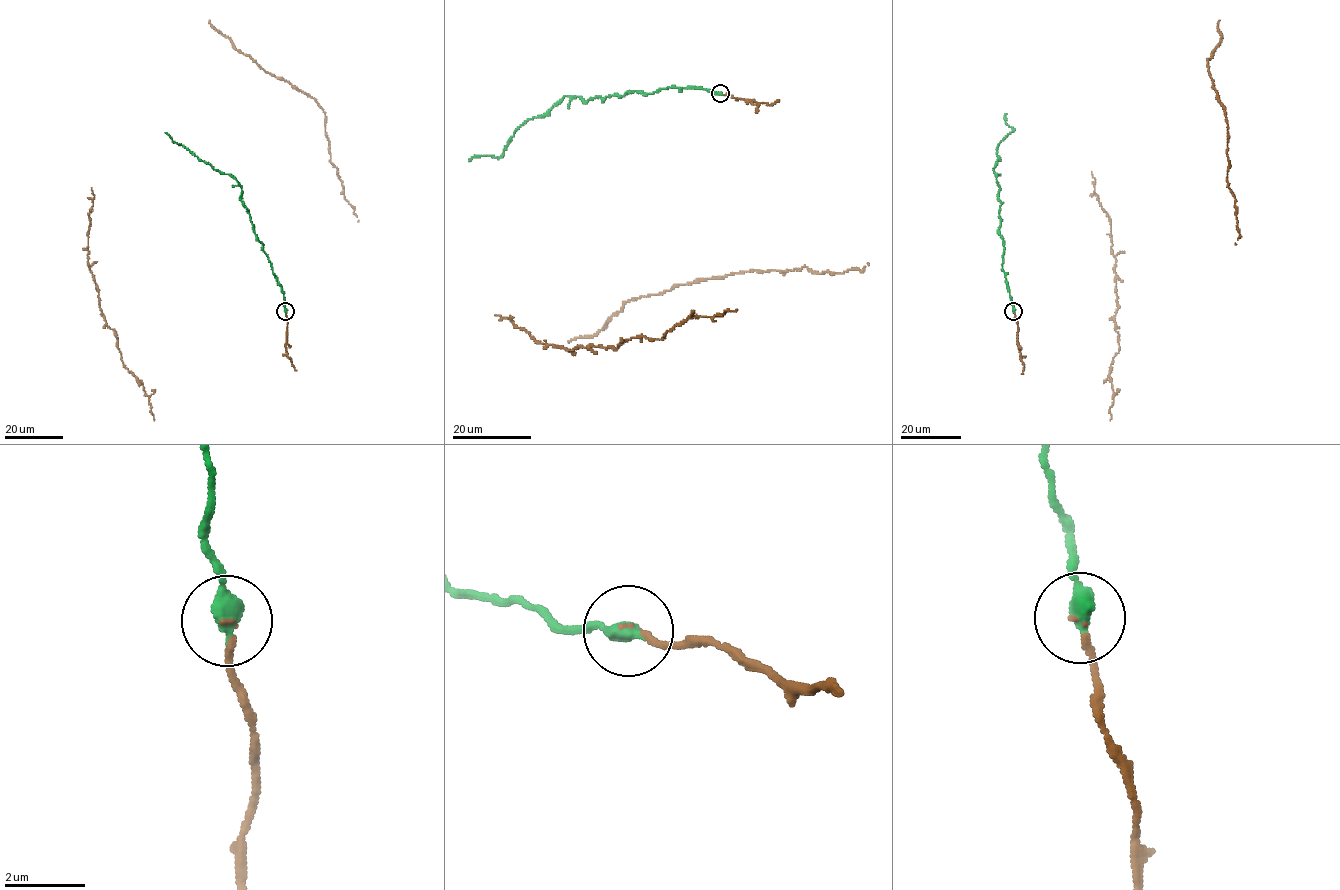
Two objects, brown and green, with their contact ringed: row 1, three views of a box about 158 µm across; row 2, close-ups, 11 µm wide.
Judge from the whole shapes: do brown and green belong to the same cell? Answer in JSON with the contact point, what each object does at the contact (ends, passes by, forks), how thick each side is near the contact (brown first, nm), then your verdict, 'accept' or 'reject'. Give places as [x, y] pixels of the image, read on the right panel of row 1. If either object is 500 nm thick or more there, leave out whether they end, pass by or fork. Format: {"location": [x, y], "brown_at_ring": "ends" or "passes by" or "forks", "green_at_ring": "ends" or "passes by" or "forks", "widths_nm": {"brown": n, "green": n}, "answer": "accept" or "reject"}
{"location": [1013, 311], "brown_at_ring": "ends", "green_at_ring": "ends", "widths_nm": {"brown": 120, "green": 480}, "answer": "accept"}

